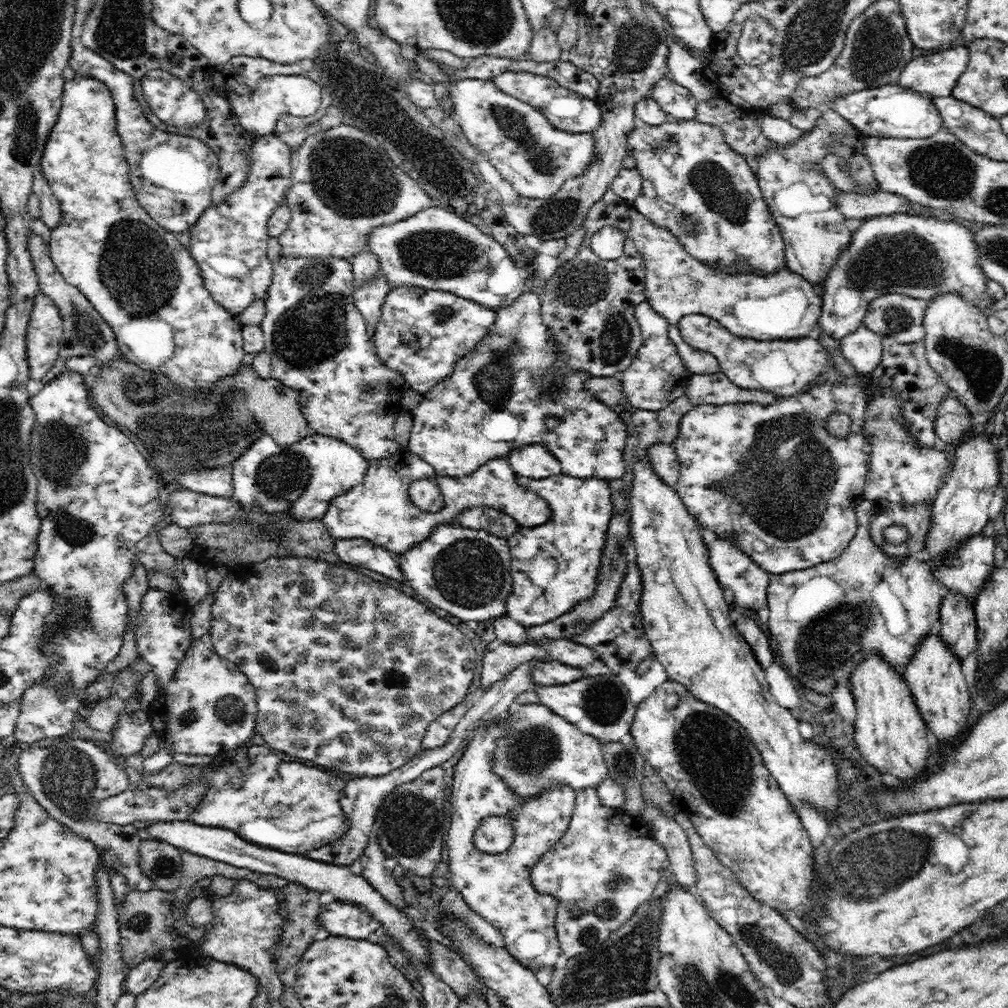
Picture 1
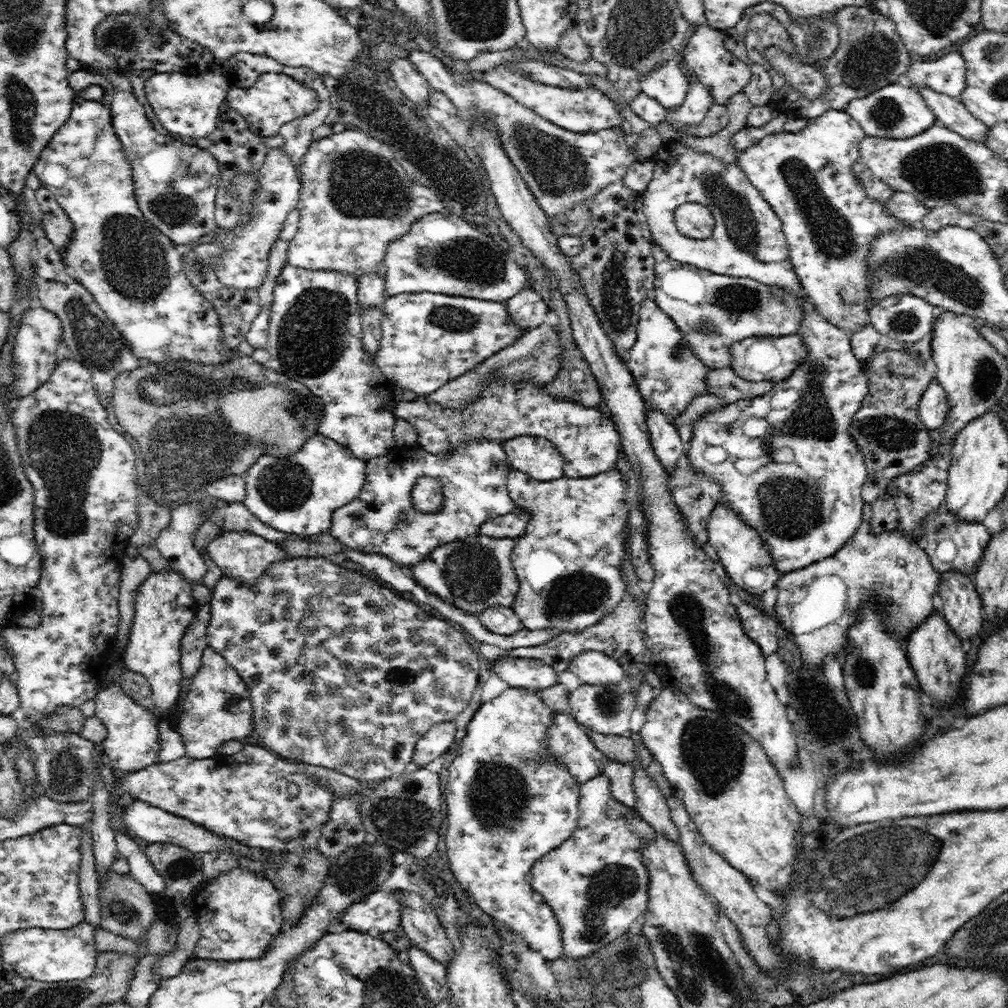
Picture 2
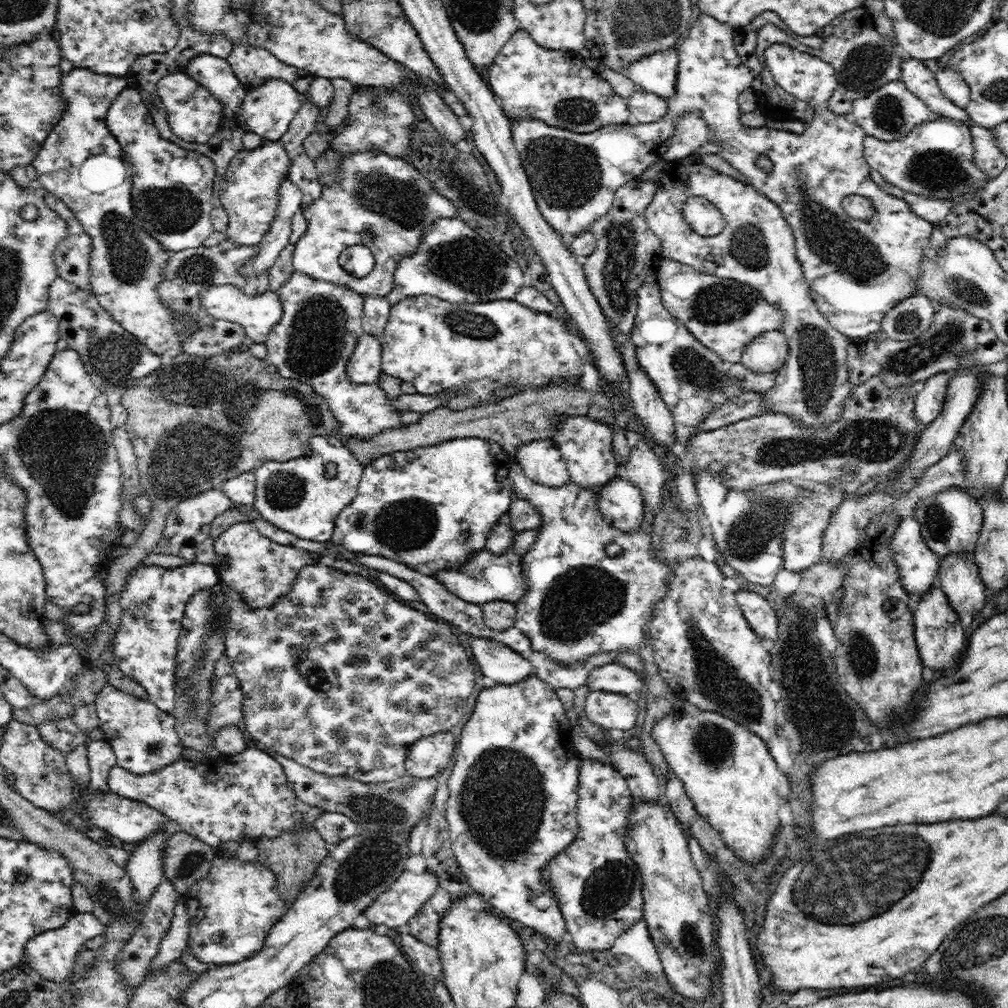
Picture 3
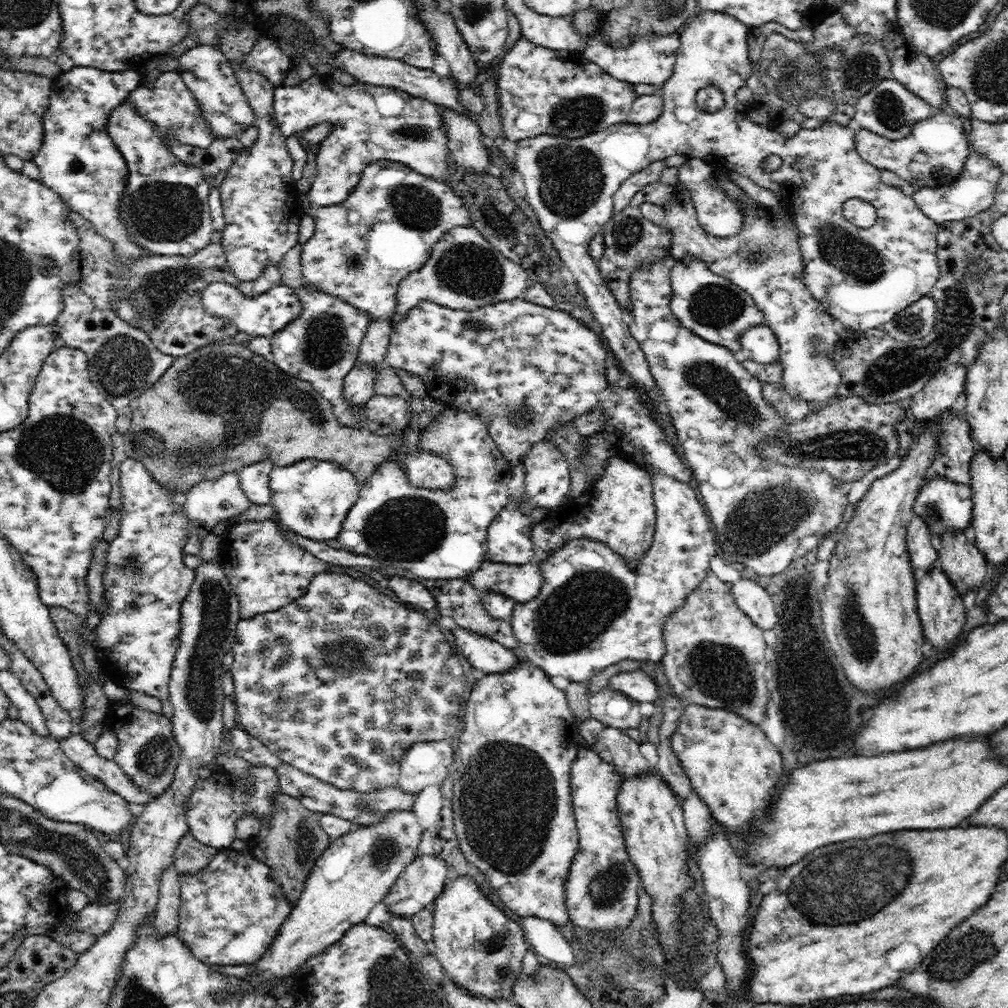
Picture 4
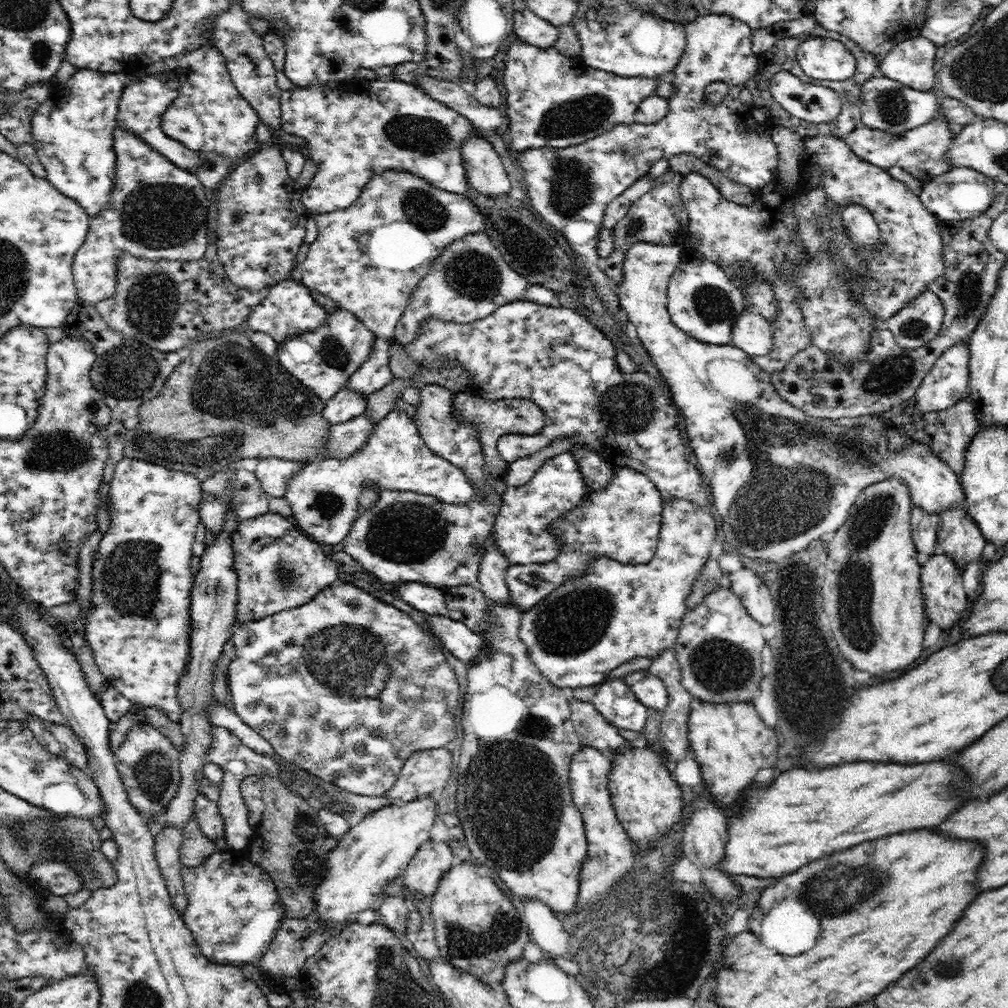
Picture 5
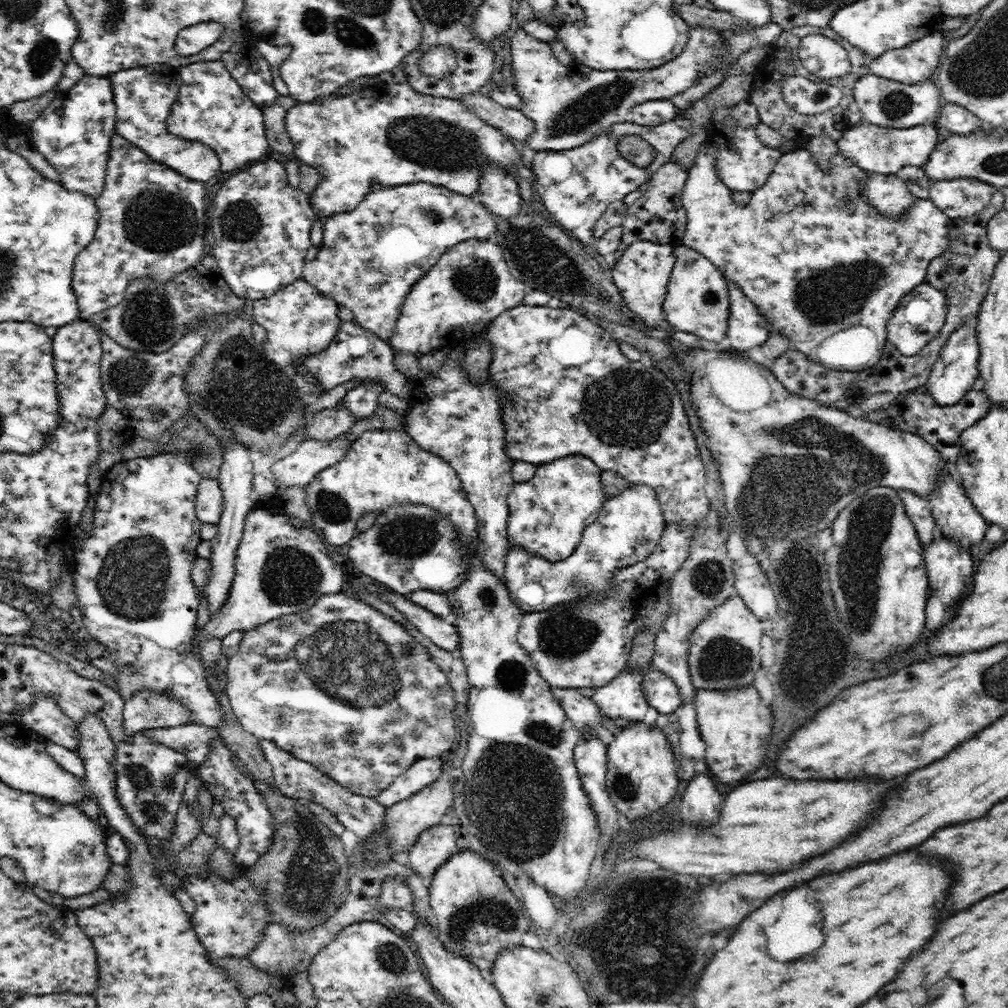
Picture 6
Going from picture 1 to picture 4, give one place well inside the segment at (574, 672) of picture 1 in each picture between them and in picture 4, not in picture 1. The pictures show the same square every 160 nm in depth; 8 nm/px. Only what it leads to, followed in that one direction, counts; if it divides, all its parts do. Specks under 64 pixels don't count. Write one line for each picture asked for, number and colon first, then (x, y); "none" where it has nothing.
2: (534, 674)
3: (503, 664)
4: (482, 652)

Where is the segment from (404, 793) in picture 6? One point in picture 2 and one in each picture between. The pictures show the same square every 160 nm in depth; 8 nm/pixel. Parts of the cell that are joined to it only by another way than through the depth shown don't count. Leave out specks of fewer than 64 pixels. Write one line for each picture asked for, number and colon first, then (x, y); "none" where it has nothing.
2: (438, 740)
3: (430, 755)
4: (426, 763)
5: (426, 772)

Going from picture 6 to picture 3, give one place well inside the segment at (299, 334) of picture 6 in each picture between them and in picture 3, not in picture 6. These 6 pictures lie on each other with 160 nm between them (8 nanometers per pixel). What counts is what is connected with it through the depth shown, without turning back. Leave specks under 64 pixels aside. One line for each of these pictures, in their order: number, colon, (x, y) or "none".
3: (257, 315)
4: (265, 315)
5: (289, 310)

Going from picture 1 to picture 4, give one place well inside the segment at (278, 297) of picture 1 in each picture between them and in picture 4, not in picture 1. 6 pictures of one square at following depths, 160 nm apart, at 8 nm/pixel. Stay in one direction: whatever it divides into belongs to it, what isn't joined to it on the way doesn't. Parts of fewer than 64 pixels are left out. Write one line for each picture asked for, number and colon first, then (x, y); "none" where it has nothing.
2: (315, 337)
3: (320, 327)
4: (321, 346)

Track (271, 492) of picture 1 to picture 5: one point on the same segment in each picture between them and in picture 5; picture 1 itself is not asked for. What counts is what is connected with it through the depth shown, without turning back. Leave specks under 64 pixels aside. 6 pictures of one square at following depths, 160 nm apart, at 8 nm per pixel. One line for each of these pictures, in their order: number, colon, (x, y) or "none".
2: (297, 494)
3: (304, 496)
4: (311, 497)
5: (324, 496)

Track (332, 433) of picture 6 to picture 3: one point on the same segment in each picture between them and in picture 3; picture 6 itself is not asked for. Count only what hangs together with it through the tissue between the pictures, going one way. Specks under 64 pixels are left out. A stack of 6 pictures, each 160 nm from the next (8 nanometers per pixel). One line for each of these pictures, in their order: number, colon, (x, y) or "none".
3: (364, 367)
4: (359, 385)
5: (346, 404)

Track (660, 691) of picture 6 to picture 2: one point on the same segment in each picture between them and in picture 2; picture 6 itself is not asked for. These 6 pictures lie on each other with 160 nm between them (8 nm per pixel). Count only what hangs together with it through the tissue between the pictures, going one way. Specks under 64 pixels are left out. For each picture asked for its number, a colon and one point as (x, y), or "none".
2: (591, 666)
3: (612, 677)
4: (636, 684)
5: (650, 690)

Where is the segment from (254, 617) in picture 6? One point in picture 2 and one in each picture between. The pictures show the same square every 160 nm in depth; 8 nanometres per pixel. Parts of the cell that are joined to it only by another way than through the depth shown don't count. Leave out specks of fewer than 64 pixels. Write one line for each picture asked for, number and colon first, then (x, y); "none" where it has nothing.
2: (245, 556)
3: (262, 571)
4: (266, 570)
5: (278, 567)

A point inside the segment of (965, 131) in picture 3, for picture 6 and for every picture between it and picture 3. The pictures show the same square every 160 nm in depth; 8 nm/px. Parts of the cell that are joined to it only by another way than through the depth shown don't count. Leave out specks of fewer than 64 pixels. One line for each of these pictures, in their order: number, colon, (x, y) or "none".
4: (933, 154)
5: (922, 151)
6: (885, 150)

